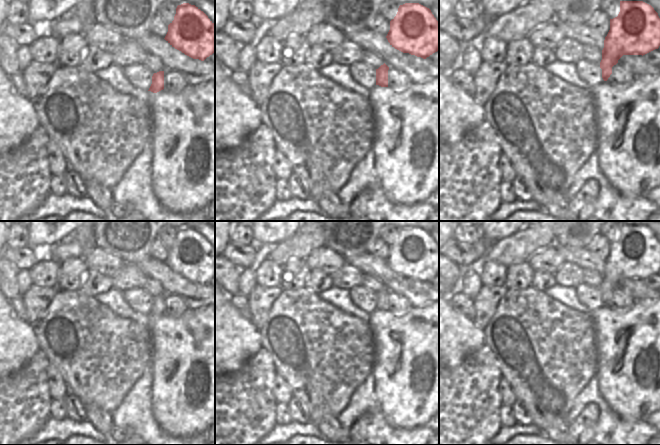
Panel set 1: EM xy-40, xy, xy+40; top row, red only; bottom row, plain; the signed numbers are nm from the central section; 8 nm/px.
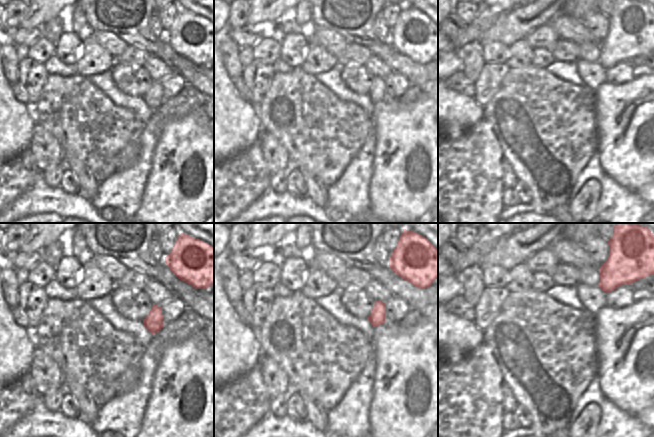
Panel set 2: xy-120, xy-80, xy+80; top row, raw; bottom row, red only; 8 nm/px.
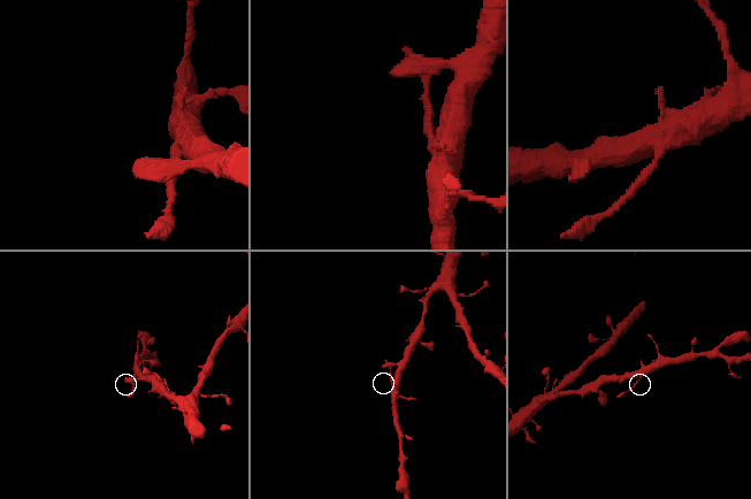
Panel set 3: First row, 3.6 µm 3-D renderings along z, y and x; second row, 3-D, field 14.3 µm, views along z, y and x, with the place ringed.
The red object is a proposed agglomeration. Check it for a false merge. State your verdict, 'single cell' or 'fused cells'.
fused cells

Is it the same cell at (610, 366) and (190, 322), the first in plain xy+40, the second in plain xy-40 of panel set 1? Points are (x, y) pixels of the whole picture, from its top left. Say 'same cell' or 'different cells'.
same cell

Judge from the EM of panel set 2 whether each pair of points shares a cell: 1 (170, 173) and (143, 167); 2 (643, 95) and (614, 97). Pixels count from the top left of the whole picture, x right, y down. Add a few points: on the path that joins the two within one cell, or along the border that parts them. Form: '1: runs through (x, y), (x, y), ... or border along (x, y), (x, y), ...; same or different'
1: border along (155, 146), (152, 152), (151, 169), (142, 191); different
2: runs through (636, 97), (621, 97); same

